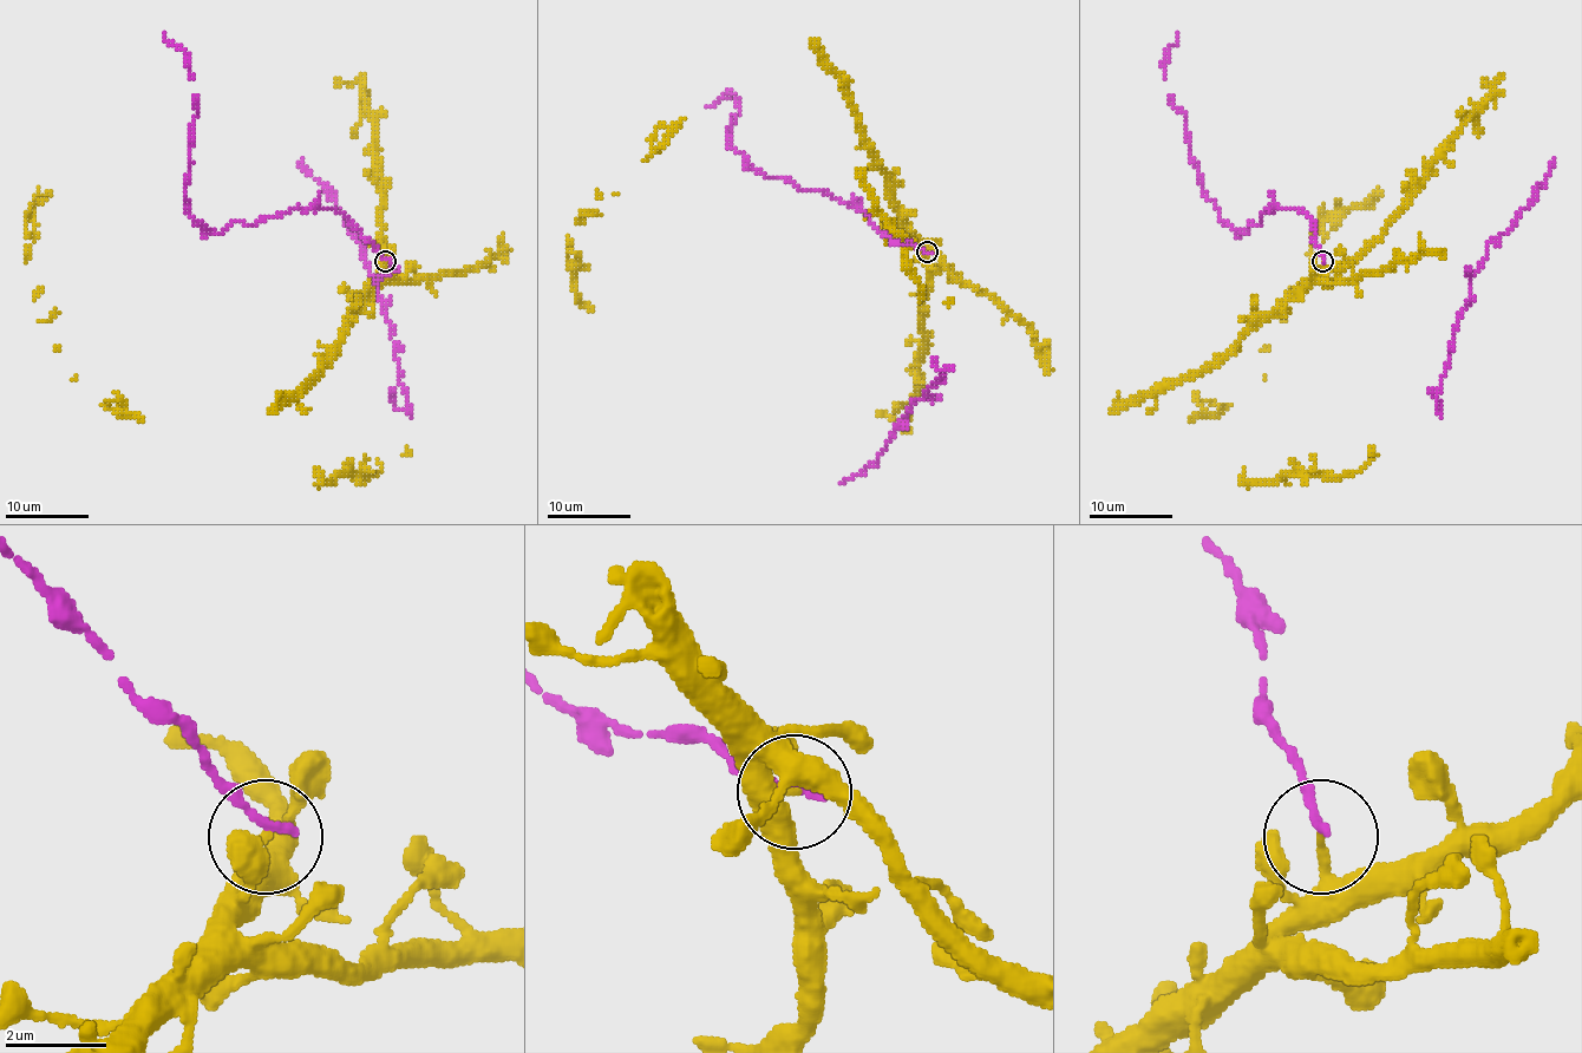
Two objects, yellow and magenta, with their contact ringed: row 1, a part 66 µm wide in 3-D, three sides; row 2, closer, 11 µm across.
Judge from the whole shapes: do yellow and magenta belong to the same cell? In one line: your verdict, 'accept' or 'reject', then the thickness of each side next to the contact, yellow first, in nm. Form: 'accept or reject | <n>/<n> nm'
reject | 170/200 nm

